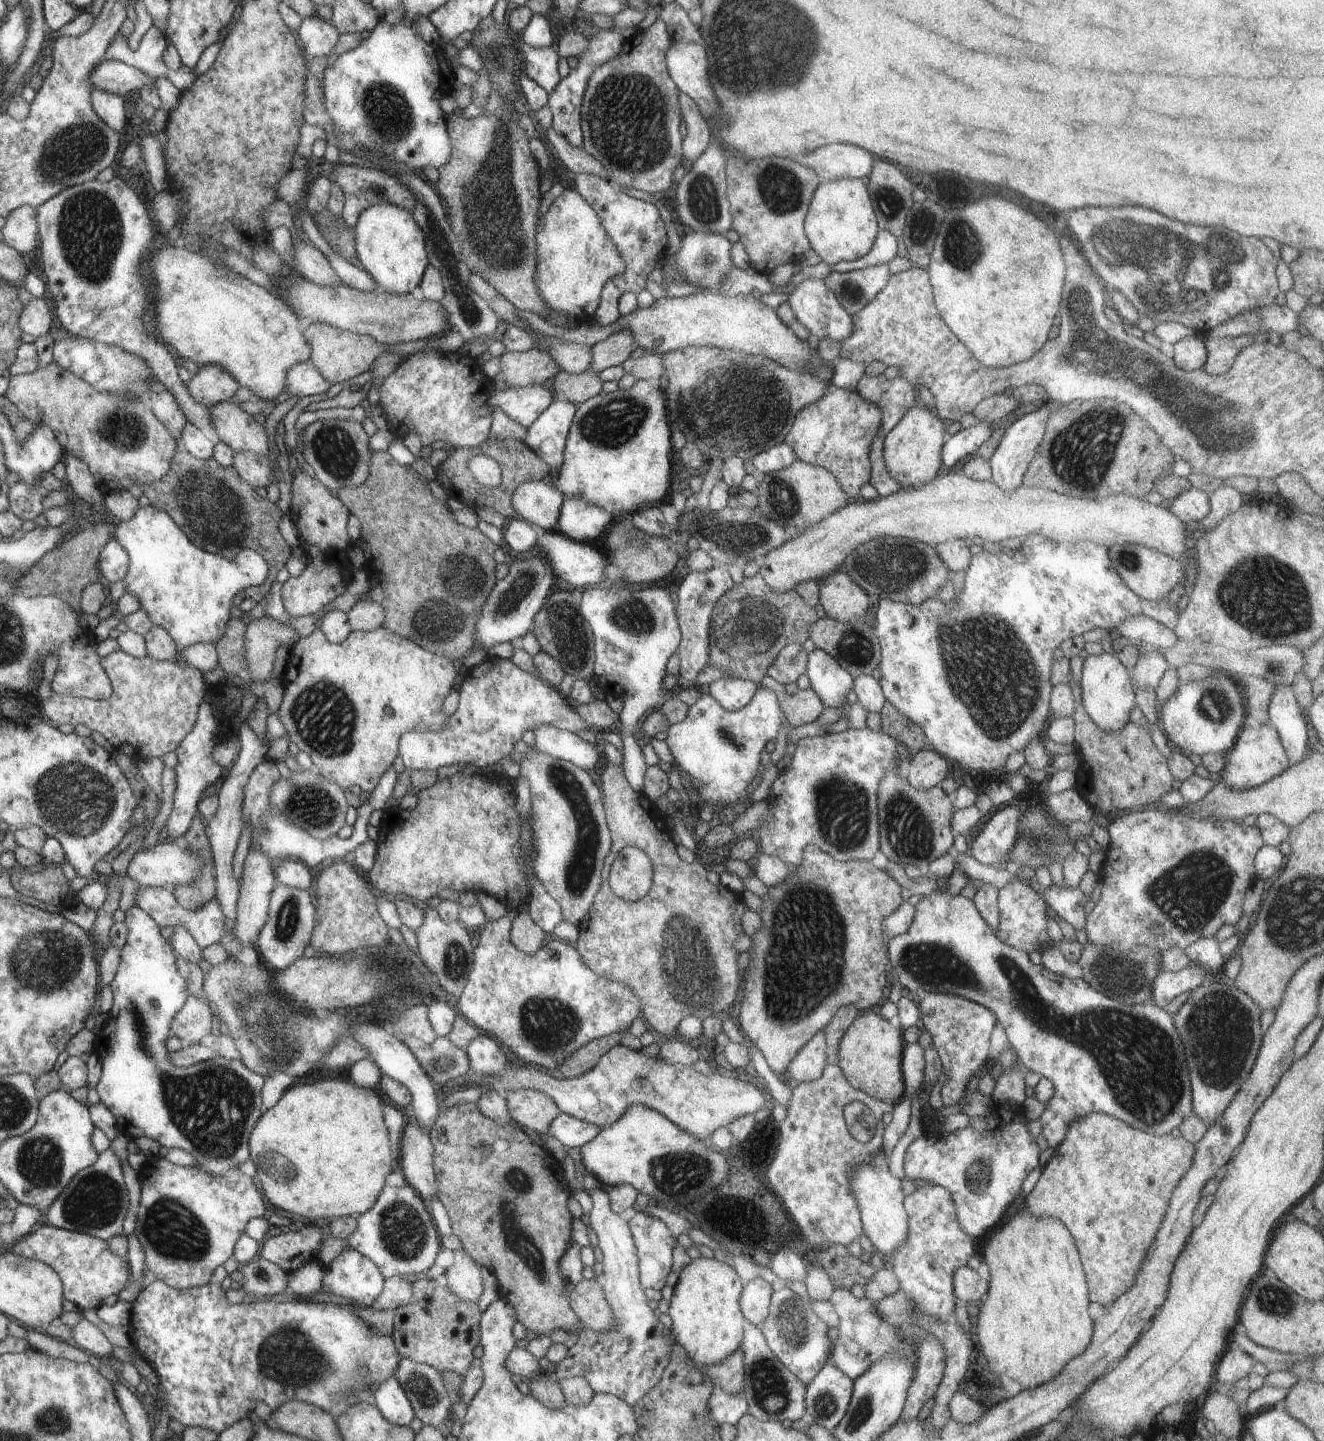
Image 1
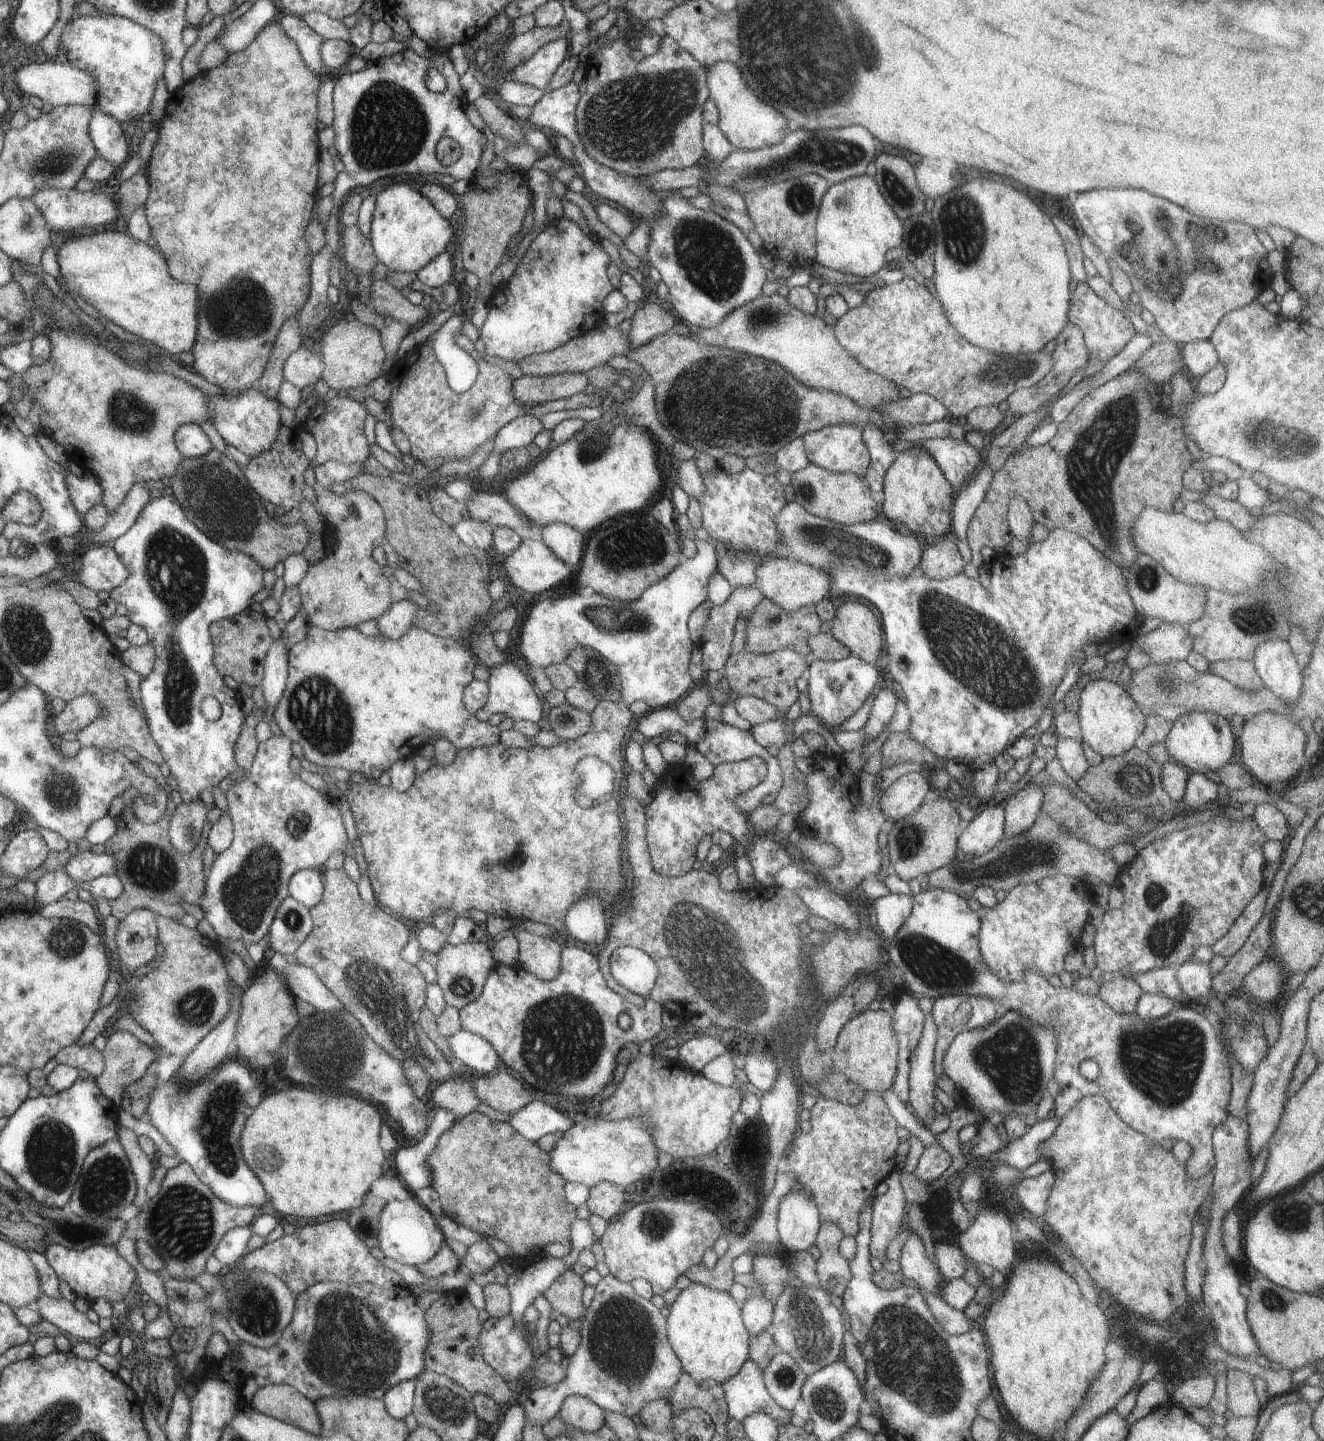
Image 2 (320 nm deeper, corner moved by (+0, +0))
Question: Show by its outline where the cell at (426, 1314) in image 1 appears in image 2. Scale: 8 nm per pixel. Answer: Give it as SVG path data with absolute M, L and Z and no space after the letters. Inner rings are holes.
M457 1289L442 1293L442 1296L428 1310L424 1312L424 1318L427 1320L428 1332L431 1332L428 1338L428 1347L424 1350L424 1360L426 1361L426 1370L431 1371L454 1380L462 1388L474 1394L484 1394L492 1398L498 1405L504 1407L523 1398L523 1393L511 1386L494 1368L484 1361L483 1348L480 1346L479 1335L482 1332L482 1324L479 1320L479 1311L472 1305L463 1289Z

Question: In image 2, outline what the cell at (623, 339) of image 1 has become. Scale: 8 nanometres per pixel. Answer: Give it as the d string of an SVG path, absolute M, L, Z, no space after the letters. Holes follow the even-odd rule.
M656 302L642 303L632 316L632 328L628 332L628 340L632 348L640 348L650 340L673 331L678 318L669 307L660 306Z

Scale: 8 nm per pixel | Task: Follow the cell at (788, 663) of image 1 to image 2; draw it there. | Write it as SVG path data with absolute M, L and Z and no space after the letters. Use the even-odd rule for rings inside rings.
M786 647L762 655L756 655L747 650L733 652L722 672L724 677L728 679L730 689L738 694L738 697L754 696L764 700L774 708L778 708L780 717L784 719L792 704L800 696L796 681L804 674L808 666L802 654Z

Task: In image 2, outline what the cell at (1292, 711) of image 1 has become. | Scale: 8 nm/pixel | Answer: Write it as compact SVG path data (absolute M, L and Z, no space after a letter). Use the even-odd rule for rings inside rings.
M1270 640L1256 648L1253 659L1257 674L1270 692L1286 704L1296 704L1302 696L1302 668L1287 640Z

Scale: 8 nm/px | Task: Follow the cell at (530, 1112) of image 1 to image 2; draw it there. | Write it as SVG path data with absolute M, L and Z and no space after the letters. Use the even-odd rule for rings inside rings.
M508 1070L478 1078L472 1082L472 1088L480 1102L500 1113L516 1114L532 1100L530 1090L526 1090L520 1080L512 1078Z

